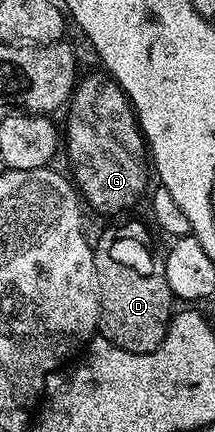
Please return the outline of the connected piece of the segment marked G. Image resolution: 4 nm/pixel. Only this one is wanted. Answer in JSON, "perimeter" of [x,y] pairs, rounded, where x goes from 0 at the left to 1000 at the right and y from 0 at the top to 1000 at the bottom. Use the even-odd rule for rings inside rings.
{"perimeter":[[[460,164],[465,169],[428,169],[414,178],[377,176],[353,190],[353,201],[335,211],[330,227],[307,245],[307,264],[316,262],[316,292],[288,299],[288,336],[316,343],[316,382],[335,389],[335,400],[326,398],[330,417],[344,421],[349,435],[363,440],[367,454],[381,458],[386,472],[409,475],[428,484],[451,484],[465,493],[558,493],[572,484],[595,484],[651,454],[674,447],[693,435],[688,428],[688,400],[698,410],[698,382],[679,370],[679,329],[670,324],[670,313],[651,303],[651,285],[633,278],[633,257],[614,248],[614,236],[595,231],[595,225],[577,215],[577,204],[563,197],[521,185],[502,176],[498,167]]]}

